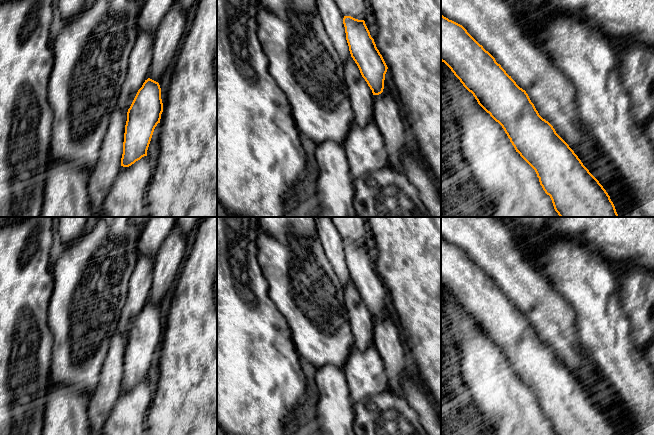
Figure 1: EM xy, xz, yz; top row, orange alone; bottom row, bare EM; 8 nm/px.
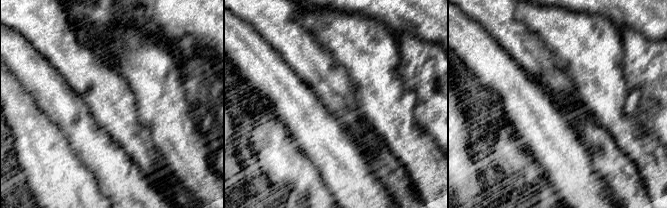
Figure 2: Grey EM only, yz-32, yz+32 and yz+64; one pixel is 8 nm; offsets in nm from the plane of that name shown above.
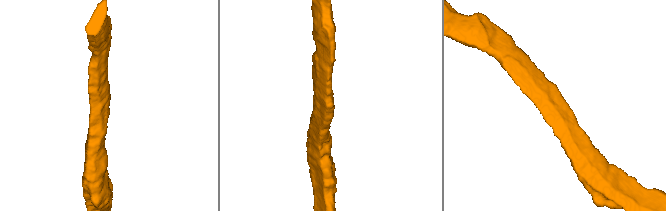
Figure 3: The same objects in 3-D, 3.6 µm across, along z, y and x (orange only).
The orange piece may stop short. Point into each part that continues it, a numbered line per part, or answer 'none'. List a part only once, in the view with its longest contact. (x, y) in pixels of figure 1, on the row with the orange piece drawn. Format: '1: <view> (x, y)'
none

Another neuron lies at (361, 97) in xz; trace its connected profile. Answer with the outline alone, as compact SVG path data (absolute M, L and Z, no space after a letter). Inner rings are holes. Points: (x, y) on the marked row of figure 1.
M351 56L345 60L344 80L354 112L353 124L364 127L373 121L374 95Z

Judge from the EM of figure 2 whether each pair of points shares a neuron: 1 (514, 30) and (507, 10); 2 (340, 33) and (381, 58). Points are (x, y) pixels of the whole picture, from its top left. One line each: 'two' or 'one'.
1: one
2: one

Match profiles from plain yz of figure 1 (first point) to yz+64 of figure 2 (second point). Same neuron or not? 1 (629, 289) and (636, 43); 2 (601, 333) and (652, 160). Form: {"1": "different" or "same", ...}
{"1": "same", "2": "same"}

